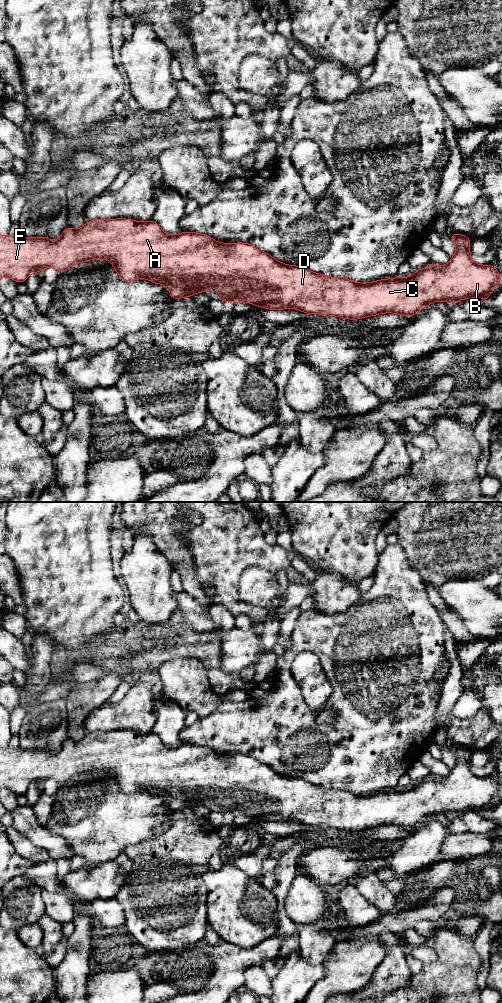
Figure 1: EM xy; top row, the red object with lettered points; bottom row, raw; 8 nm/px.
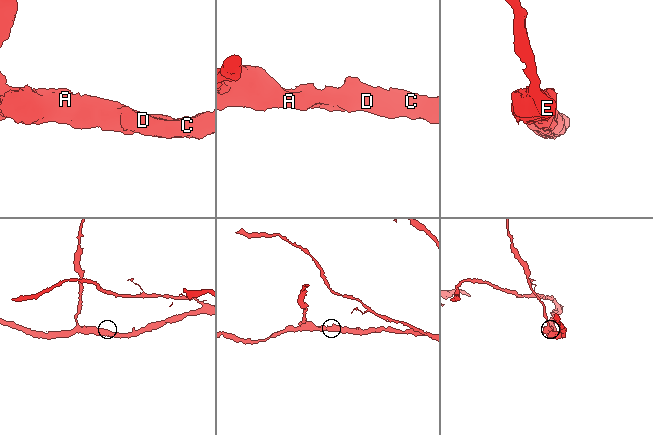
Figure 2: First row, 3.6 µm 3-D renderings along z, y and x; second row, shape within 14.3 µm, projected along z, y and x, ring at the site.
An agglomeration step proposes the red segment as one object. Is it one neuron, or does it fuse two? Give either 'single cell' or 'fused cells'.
single cell

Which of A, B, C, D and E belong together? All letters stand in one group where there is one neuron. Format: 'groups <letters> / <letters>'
groups A B C D E

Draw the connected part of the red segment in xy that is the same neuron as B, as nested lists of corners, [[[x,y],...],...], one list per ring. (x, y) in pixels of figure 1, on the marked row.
[[[124,218],[97,219],[87,221],[80,229],[67,226],[56,241],[46,237],[23,237],[20,234],[0,235],[0,278],[10,277],[15,282],[23,283],[31,273],[41,272],[47,267],[61,273],[80,262],[104,259],[112,262],[115,271],[124,281],[144,278],[156,284],[163,284],[169,288],[169,295],[173,299],[191,297],[198,292],[206,293],[208,288],[215,286],[219,292],[219,300],[223,303],[228,300],[234,304],[243,301],[269,310],[294,308],[310,315],[324,314],[352,320],[382,313],[415,316],[417,312],[437,301],[456,303],[467,298],[487,301],[491,292],[500,284],[500,272],[496,267],[479,265],[471,260],[470,238],[454,232],[450,238],[456,244],[456,253],[447,265],[431,264],[415,271],[410,277],[357,283],[344,277],[327,277],[302,266],[286,265],[249,243],[220,243],[208,235],[186,231],[178,235],[167,235],[152,219],[146,222]]]

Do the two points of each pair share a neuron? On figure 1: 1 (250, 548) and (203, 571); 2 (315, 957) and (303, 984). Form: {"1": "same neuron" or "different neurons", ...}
{"1": "same neuron", "2": "different neurons"}

